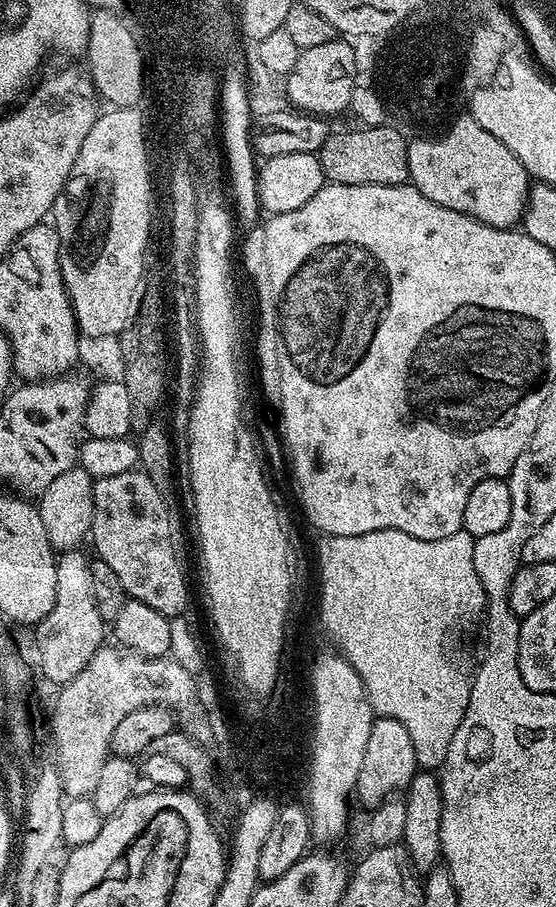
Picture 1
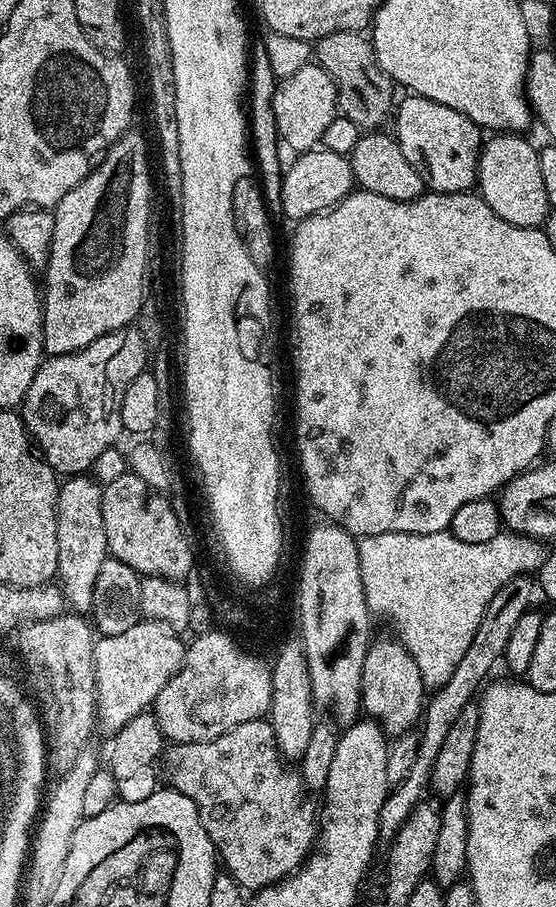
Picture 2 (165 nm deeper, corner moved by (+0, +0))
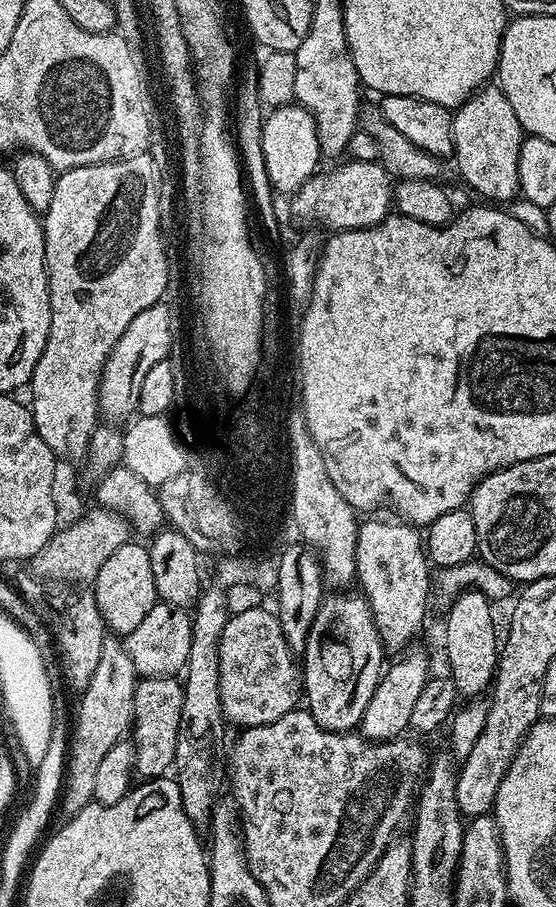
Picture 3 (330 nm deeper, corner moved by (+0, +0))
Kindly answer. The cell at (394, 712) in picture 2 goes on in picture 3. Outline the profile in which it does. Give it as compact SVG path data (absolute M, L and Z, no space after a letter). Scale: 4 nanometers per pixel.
M376 518L365 519L368 521L356 529L356 580L359 591L368 598L380 641L389 653L399 653L419 634L428 612L430 561L426 540L413 525L399 518L372 519Z

